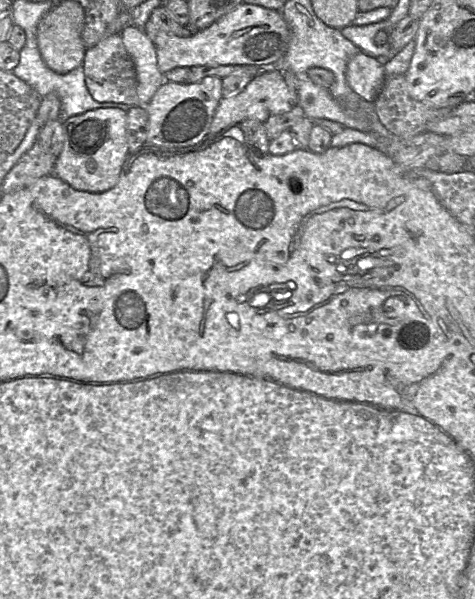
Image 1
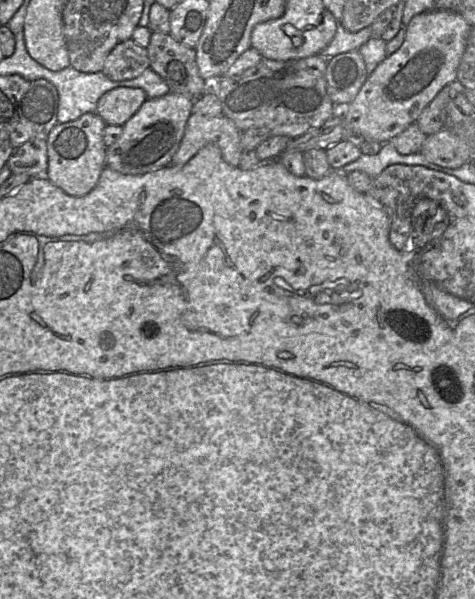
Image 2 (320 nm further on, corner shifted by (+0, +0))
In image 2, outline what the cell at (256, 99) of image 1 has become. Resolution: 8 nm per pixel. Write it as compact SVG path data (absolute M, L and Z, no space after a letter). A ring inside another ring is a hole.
M191 114L178 150L169 165L185 165L205 145L215 143L222 152L226 163L238 167L242 154L241 133L234 122L224 115L207 117Z

